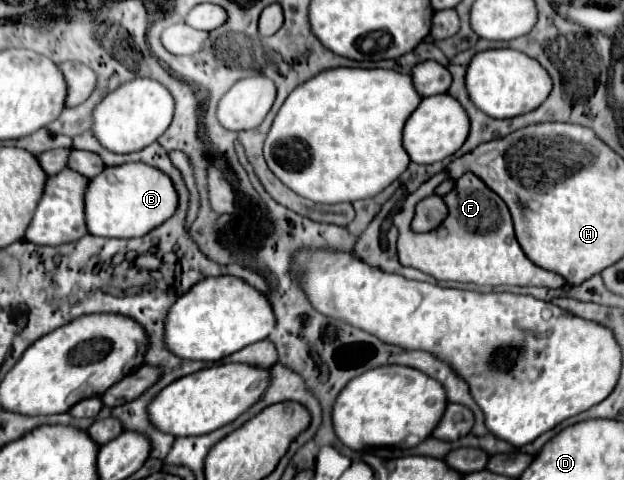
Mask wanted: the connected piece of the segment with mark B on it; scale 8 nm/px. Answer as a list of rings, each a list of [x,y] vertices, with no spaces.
[[[125,163],[119,167],[107,167],[103,175],[97,175],[89,181],[85,193],[85,213],[87,229],[91,235],[99,237],[117,237],[133,239],[147,235],[149,231],[163,225],[177,211],[177,191],[163,171],[143,165],[143,163]]]

